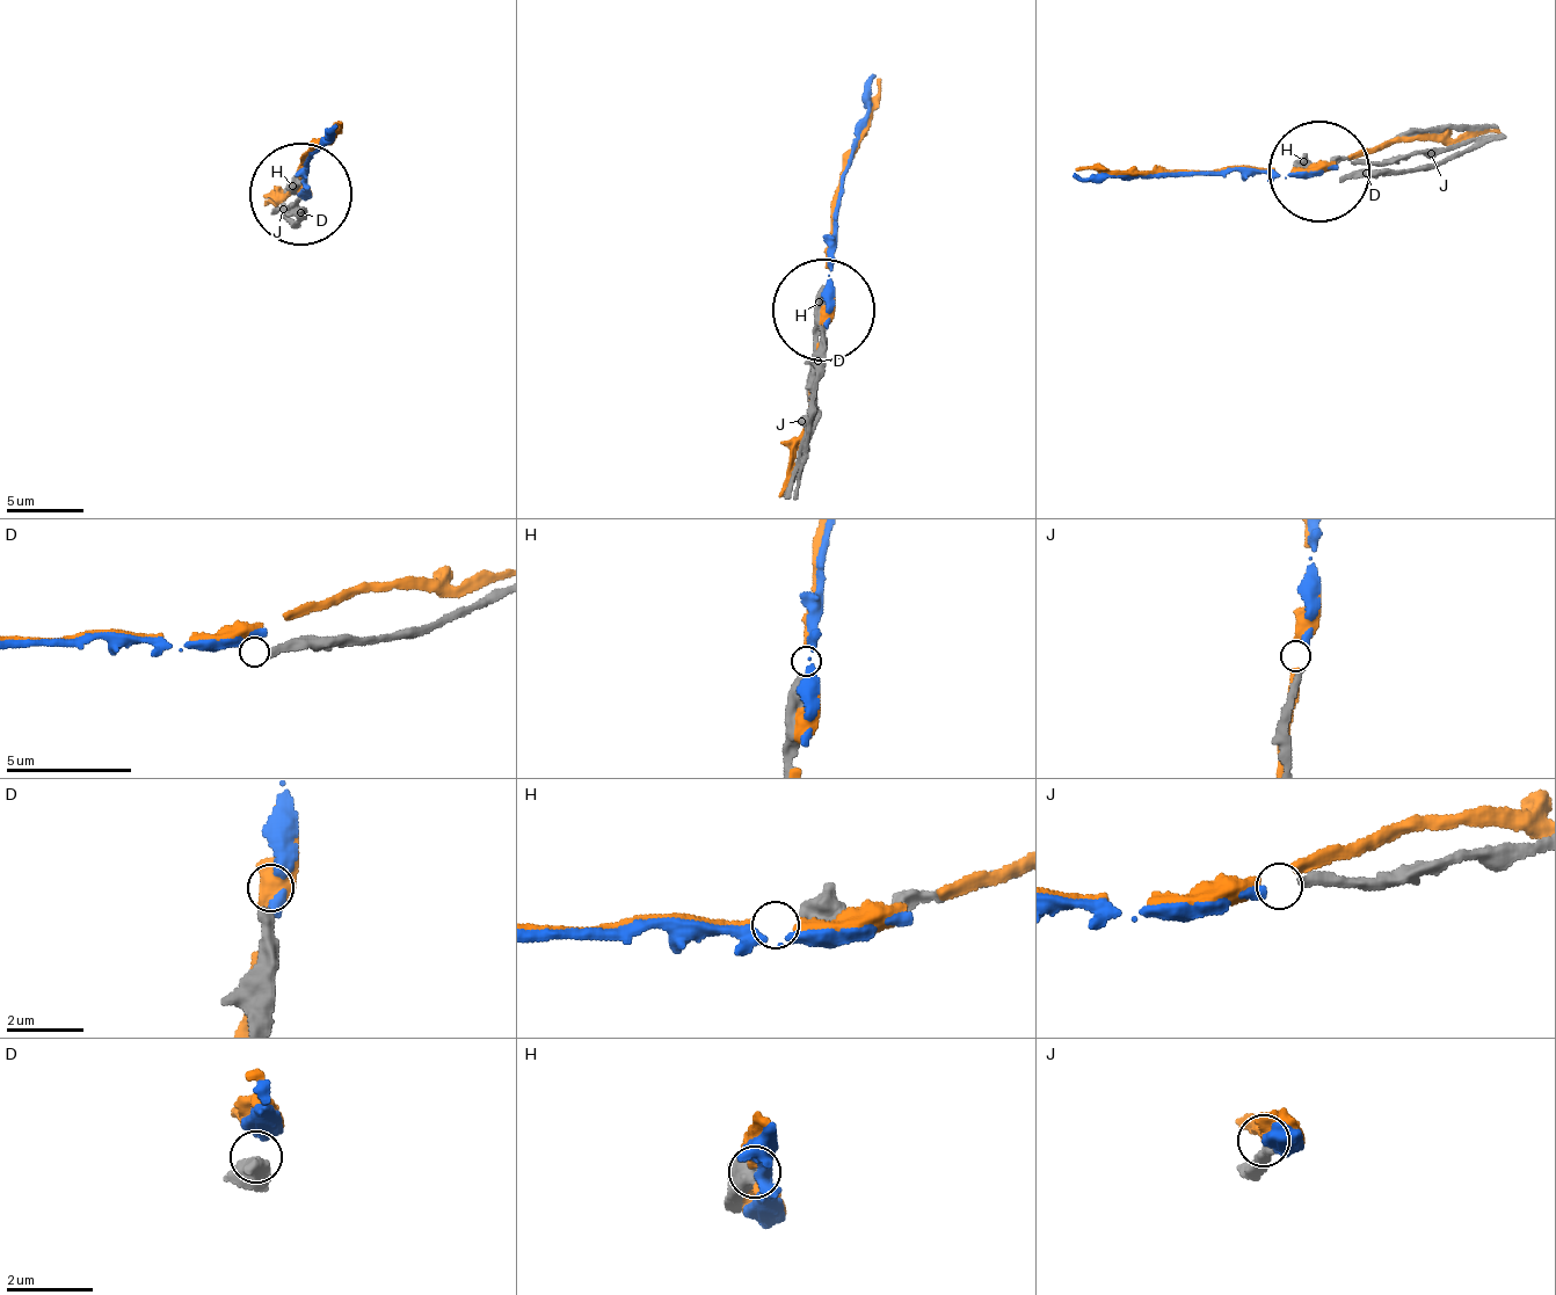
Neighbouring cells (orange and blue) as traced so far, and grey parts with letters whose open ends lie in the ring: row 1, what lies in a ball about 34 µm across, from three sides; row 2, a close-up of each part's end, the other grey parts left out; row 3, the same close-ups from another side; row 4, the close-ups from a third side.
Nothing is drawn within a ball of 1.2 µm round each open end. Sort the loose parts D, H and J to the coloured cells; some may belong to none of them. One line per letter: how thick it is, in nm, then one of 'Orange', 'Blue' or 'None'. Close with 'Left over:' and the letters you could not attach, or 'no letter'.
D: Thickness 320 nm. None
H: Thickness 500 nm. None
J: Thickness 240 nm. Blue
Left over: D, H

